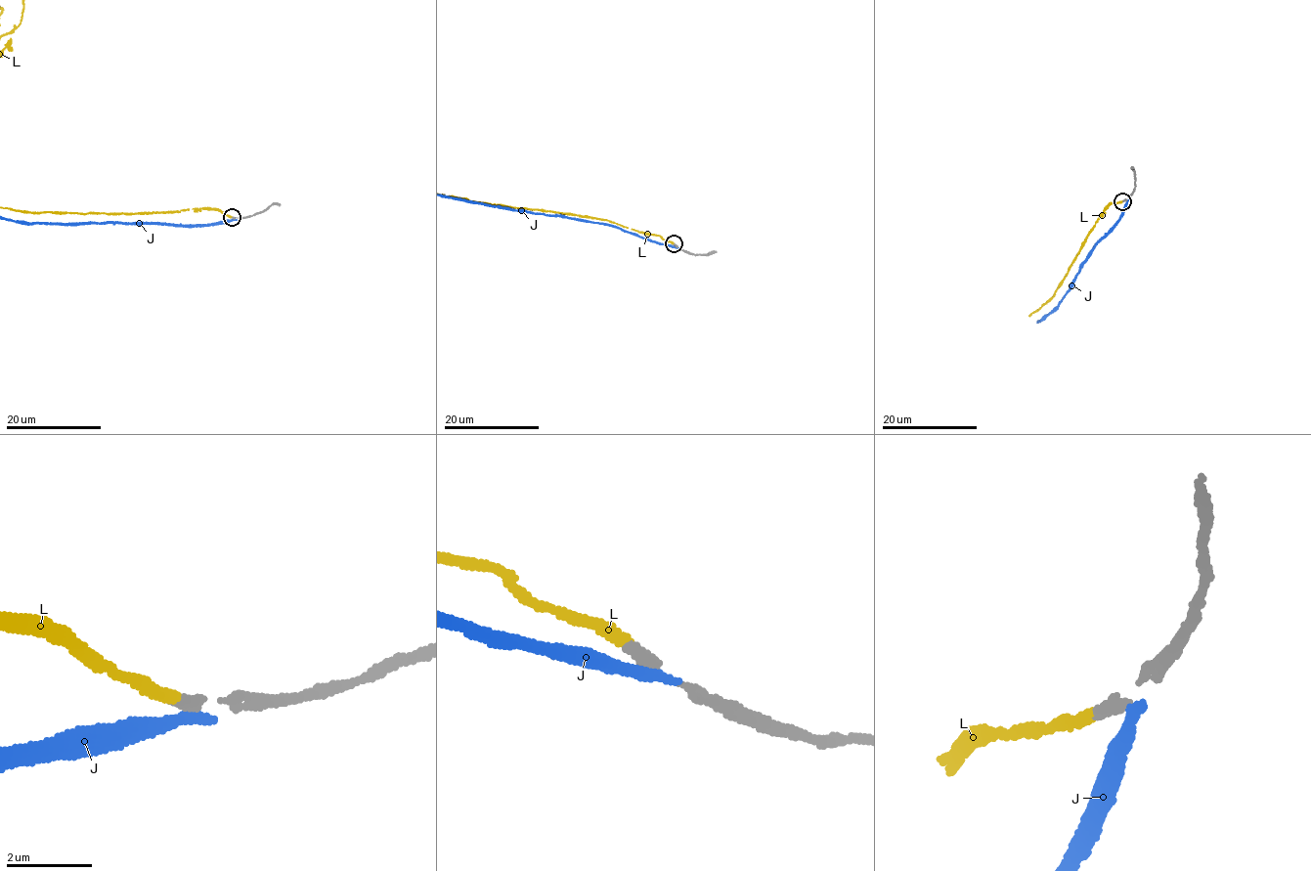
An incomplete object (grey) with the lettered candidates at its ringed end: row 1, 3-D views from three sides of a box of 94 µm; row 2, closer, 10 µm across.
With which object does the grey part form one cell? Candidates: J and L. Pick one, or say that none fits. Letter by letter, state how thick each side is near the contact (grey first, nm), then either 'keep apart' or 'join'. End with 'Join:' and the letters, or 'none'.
J: calibres 280 and 300 nm; keep apart
L: calibres 280 and 260 nm; join
Join: L

